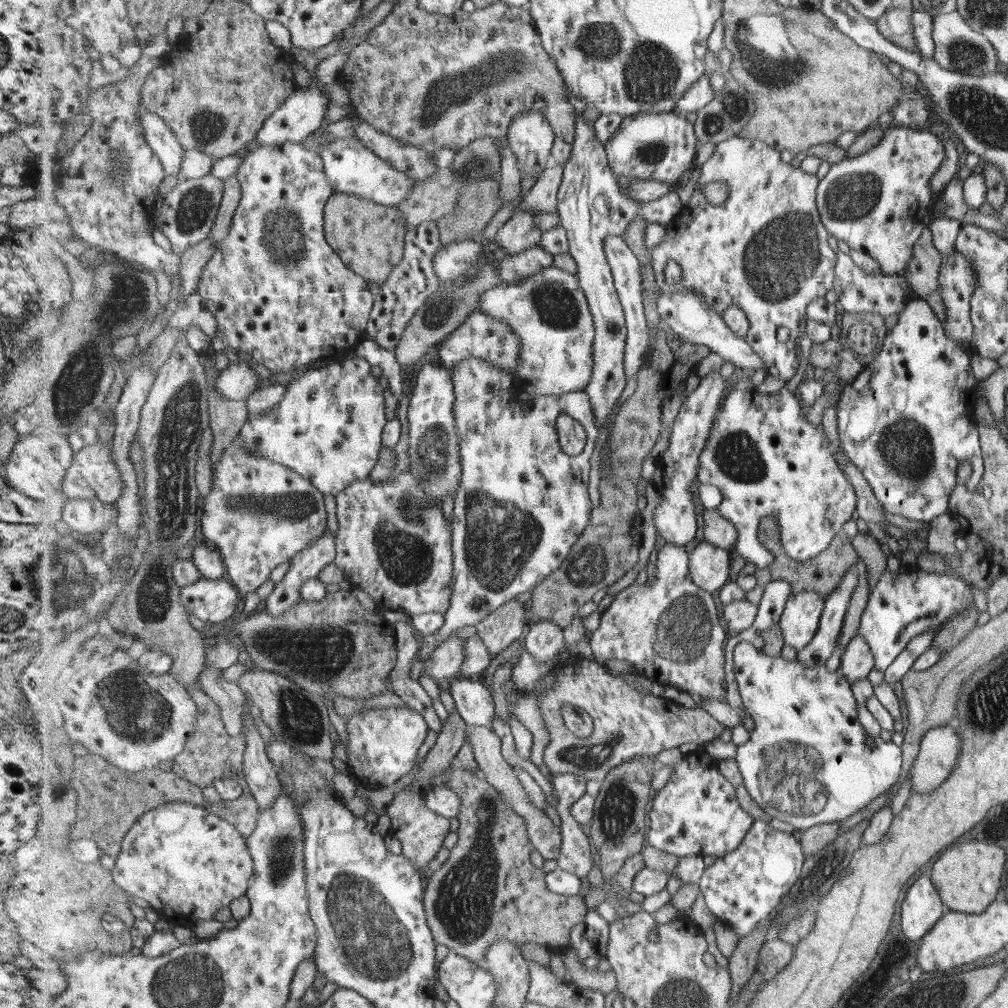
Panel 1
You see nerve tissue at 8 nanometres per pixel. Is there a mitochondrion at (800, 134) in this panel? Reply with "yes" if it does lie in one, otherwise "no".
no

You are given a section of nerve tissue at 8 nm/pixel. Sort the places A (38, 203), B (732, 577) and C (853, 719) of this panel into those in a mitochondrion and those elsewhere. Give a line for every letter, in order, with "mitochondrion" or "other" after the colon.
A: other
B: other
C: other

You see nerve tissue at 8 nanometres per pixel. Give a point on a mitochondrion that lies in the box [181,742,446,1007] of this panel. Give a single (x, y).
(375, 942)

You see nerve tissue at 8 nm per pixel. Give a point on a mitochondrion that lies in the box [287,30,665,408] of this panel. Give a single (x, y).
(506, 68)

